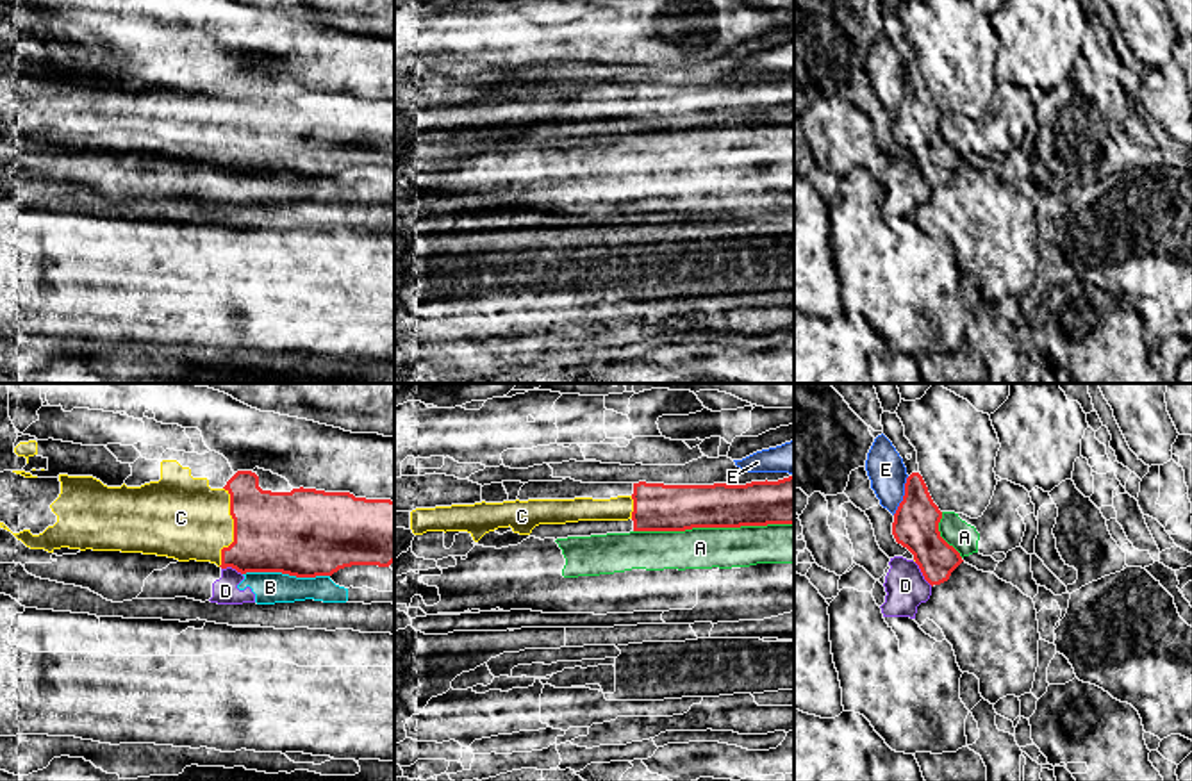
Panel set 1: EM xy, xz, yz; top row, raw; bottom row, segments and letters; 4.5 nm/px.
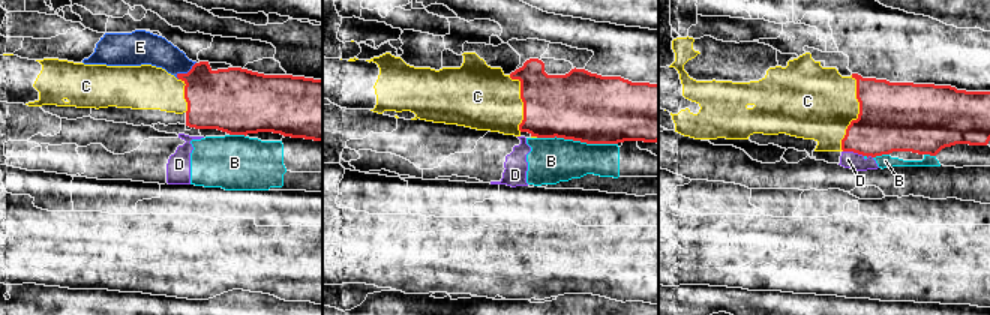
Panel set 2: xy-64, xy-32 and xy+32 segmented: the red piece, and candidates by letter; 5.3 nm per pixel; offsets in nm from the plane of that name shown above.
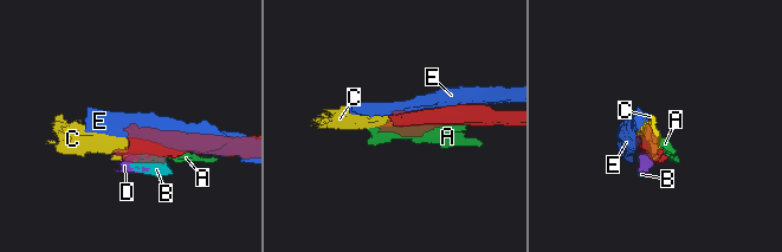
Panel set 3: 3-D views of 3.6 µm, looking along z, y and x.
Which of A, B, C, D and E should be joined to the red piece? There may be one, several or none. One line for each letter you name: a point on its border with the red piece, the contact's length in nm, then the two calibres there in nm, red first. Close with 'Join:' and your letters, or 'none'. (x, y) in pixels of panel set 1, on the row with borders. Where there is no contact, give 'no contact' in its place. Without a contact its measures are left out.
C: xy (234, 528) | 360 nm | 360/380 nm
Join: C

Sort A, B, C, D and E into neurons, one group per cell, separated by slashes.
A / B D / C / E

